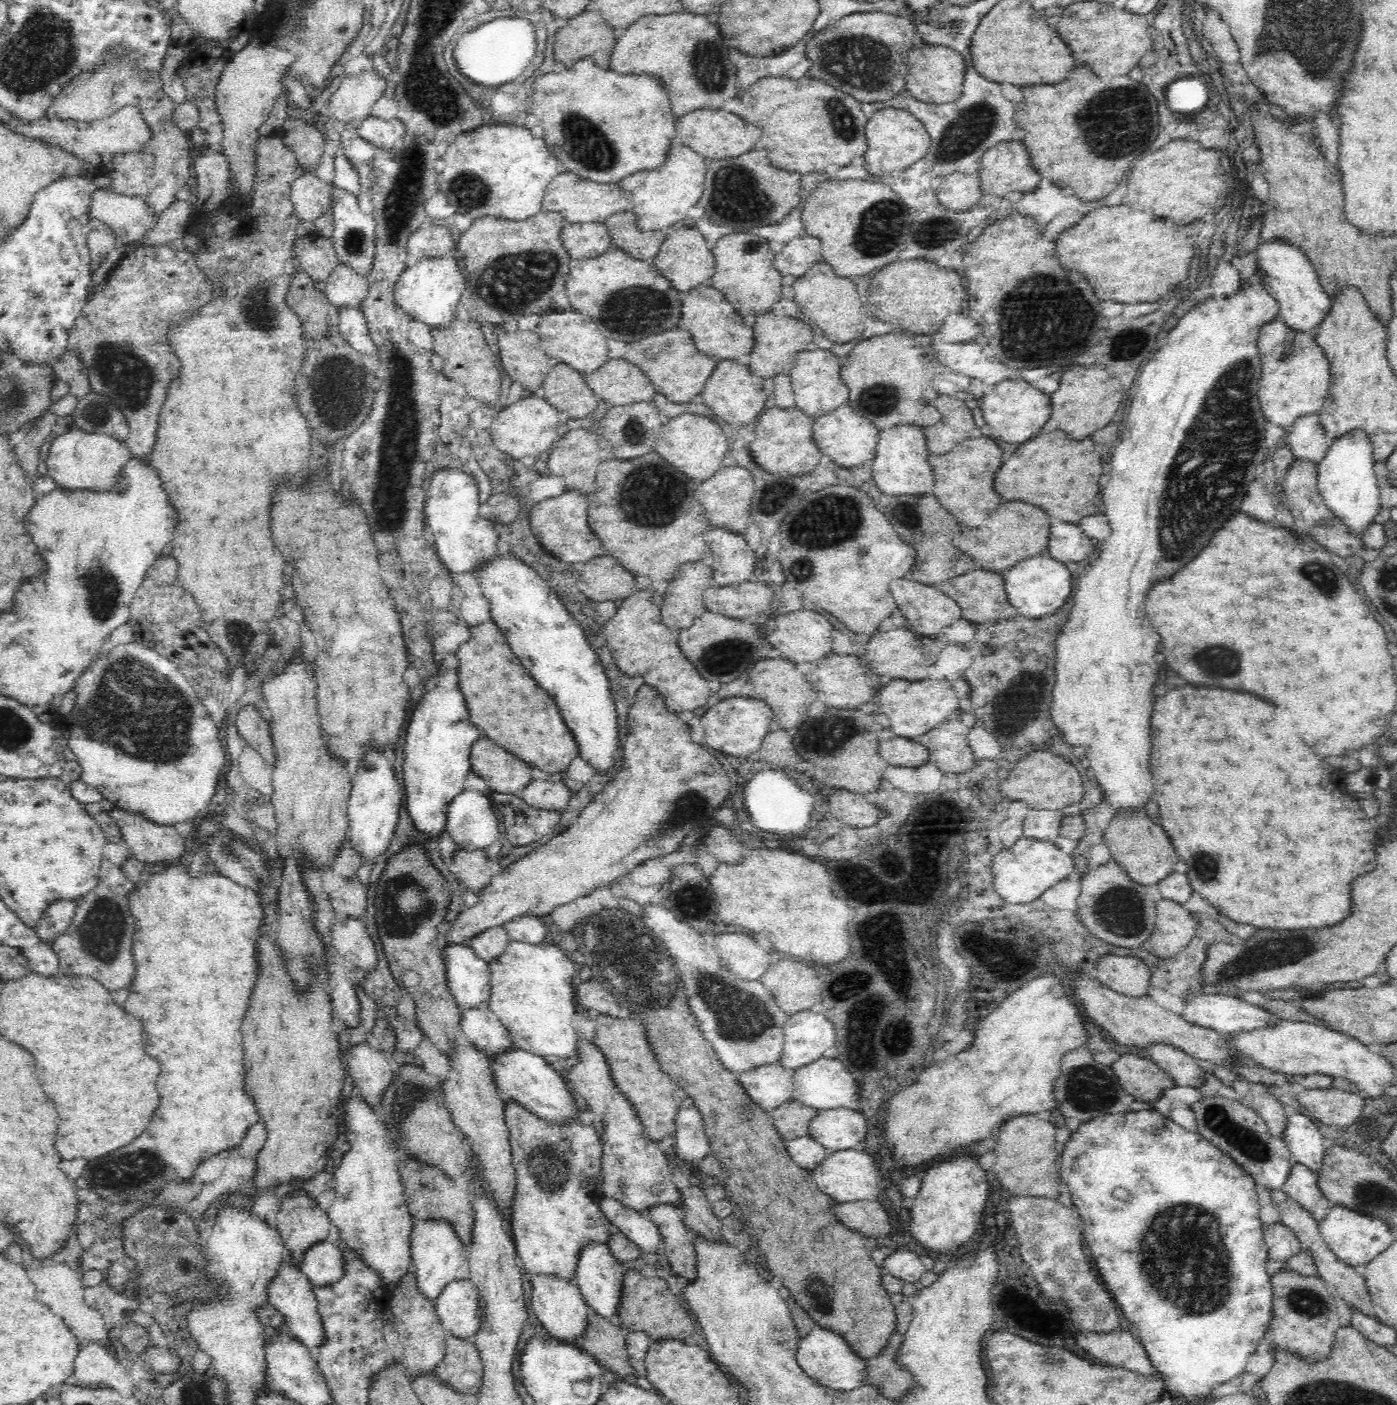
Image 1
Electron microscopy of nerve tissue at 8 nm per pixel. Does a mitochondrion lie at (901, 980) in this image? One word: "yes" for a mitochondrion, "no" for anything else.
no

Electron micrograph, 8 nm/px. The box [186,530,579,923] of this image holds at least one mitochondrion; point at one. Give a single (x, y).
(241, 637)

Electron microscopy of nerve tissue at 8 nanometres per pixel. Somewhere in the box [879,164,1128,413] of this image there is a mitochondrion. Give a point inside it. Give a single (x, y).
(1017, 340)

